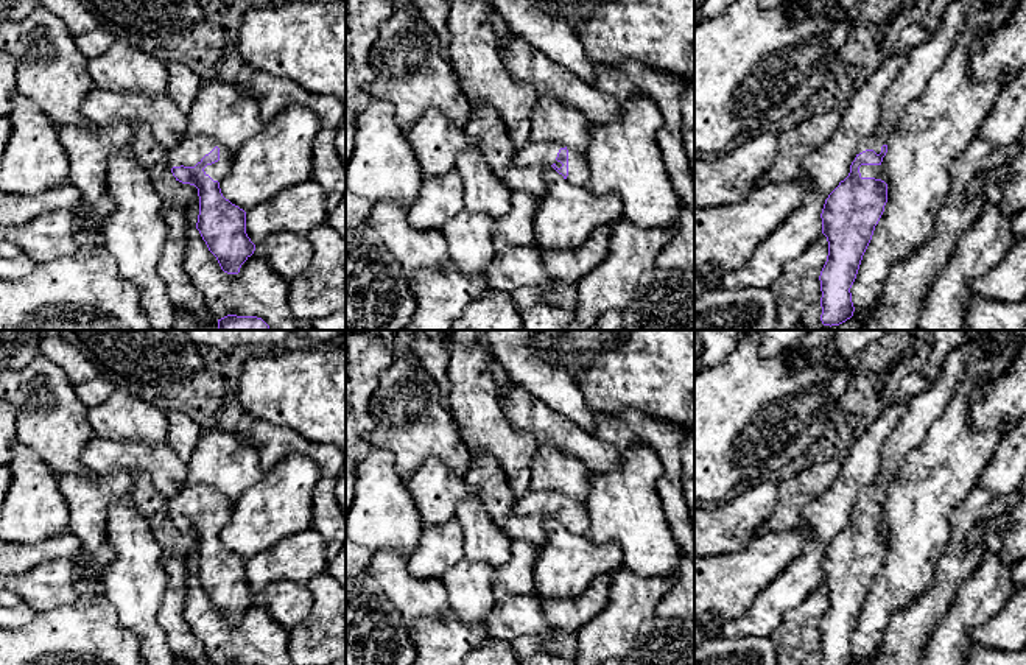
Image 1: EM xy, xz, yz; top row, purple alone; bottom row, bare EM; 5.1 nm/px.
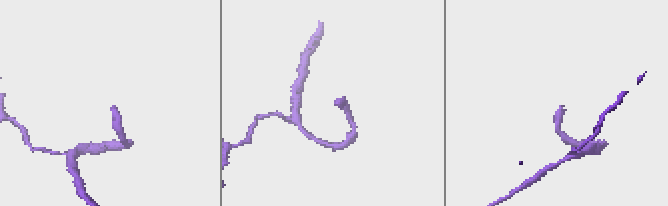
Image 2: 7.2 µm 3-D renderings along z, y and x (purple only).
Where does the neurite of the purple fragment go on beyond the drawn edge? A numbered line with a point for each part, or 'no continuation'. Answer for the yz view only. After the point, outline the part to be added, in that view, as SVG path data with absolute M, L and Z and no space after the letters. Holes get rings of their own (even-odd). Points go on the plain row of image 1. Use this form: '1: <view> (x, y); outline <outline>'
1: yz (877, 520); outline M861 514L859 522L861 522L861 526L881 528L884 523L884 515L883 514Z

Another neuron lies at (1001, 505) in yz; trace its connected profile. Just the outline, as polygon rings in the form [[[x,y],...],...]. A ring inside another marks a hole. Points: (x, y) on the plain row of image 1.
[[[1014,492],[1006,497],[995,497],[992,505],[987,508],[987,519],[1001,517],[1020,503],[1020,492]]]

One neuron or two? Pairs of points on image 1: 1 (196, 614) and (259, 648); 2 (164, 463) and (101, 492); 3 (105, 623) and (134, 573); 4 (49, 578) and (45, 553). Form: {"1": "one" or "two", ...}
{"1": "one", "2": "two", "3": "two", "4": "two"}

